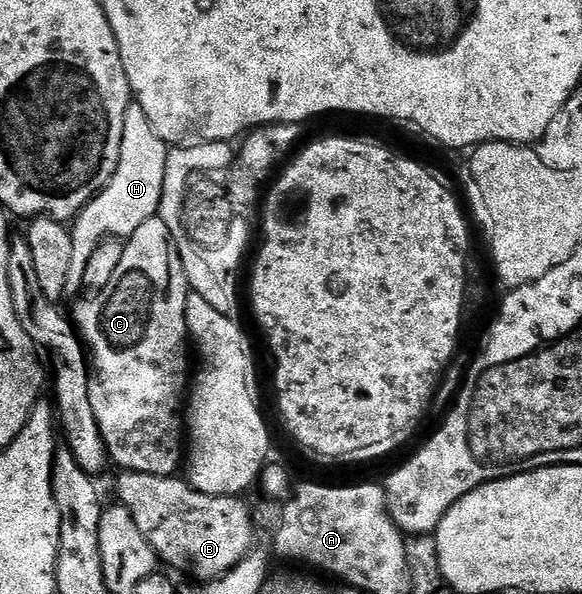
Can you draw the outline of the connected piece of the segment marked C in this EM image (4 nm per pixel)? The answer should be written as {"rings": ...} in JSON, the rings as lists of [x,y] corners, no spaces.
{"rings":[[[156,216],[145,220],[145,224],[126,239],[121,264],[117,265],[108,286],[97,296],[80,297],[75,306],[73,325],[89,355],[89,366],[93,371],[89,384],[93,416],[97,416],[110,461],[123,470],[169,478],[178,475],[184,465],[185,399],[189,394],[189,335],[185,320],[188,293],[177,244],[173,244],[169,228],[165,228]]]}

